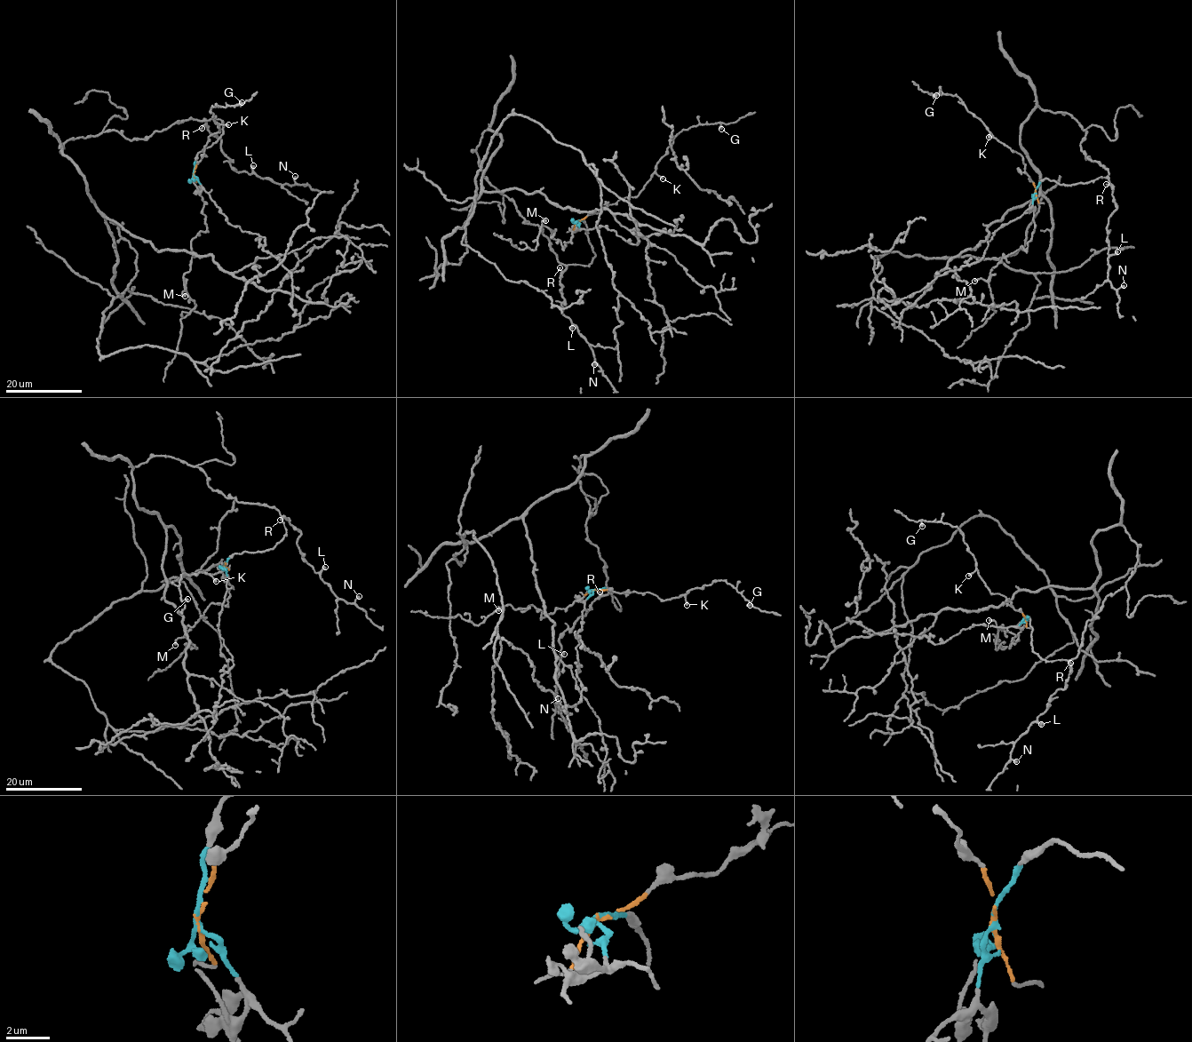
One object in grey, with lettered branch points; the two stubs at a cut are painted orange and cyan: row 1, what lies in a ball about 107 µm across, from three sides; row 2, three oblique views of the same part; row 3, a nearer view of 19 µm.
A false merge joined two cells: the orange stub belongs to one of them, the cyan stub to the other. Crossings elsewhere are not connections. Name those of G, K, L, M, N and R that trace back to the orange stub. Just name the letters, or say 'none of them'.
G, K

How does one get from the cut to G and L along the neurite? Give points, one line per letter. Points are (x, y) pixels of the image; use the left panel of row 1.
G: (194, 173), (208, 138), (219, 131), (211, 107), (226, 107), (241, 101)
L: (194, 173), (198, 153), (223, 132), (211, 118), (208, 131), (232, 169), (250, 174), (253, 165)

